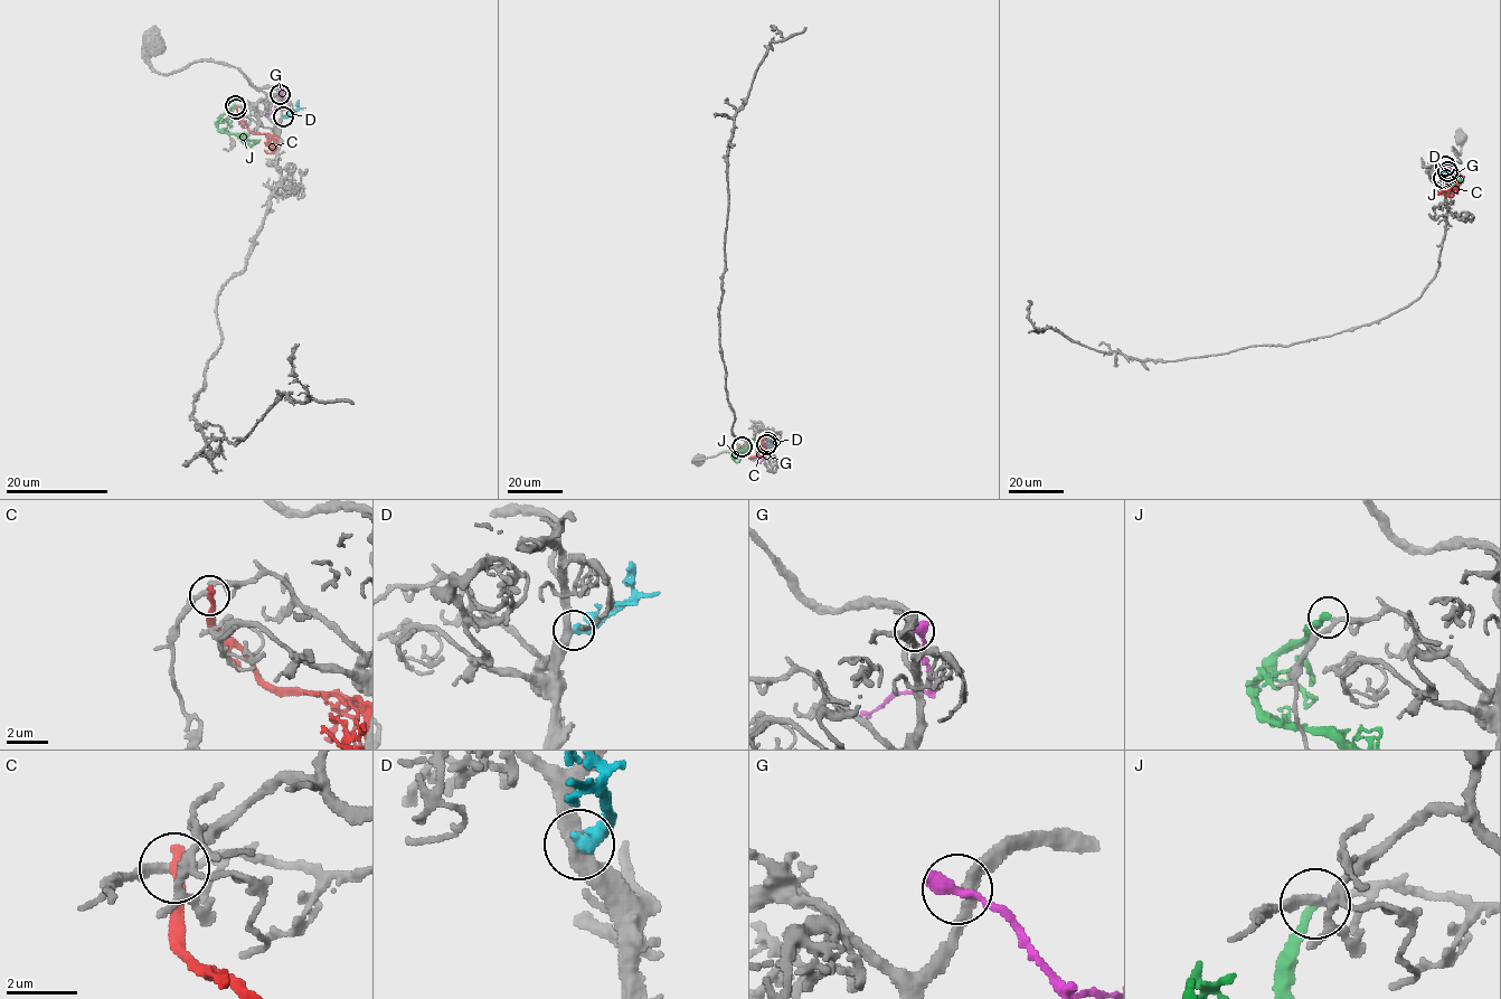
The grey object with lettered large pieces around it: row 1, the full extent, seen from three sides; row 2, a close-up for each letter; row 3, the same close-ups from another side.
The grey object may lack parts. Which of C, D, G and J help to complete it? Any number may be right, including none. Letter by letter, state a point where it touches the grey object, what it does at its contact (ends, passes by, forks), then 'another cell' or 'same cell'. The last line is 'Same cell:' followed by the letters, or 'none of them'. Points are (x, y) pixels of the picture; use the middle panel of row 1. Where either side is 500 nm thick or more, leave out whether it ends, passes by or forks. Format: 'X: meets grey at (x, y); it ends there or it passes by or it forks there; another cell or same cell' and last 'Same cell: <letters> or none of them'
C: meets grey at (743, 446); it ends there; another cell
D: meets grey at (767, 442); it ends there; same cell
G: meets grey at (766, 444); it ends there; another cell
J: meets grey at (742, 446); it ends there; another cell
Same cell: D

